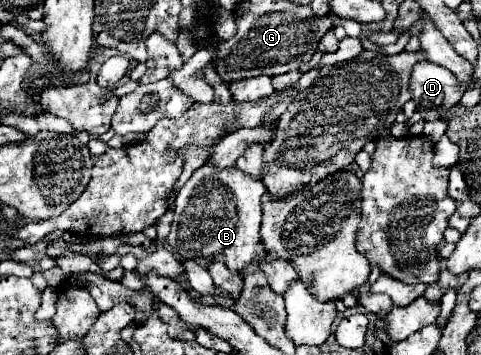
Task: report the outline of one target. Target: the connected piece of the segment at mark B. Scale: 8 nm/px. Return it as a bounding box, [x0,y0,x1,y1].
[168,163,266,271]

